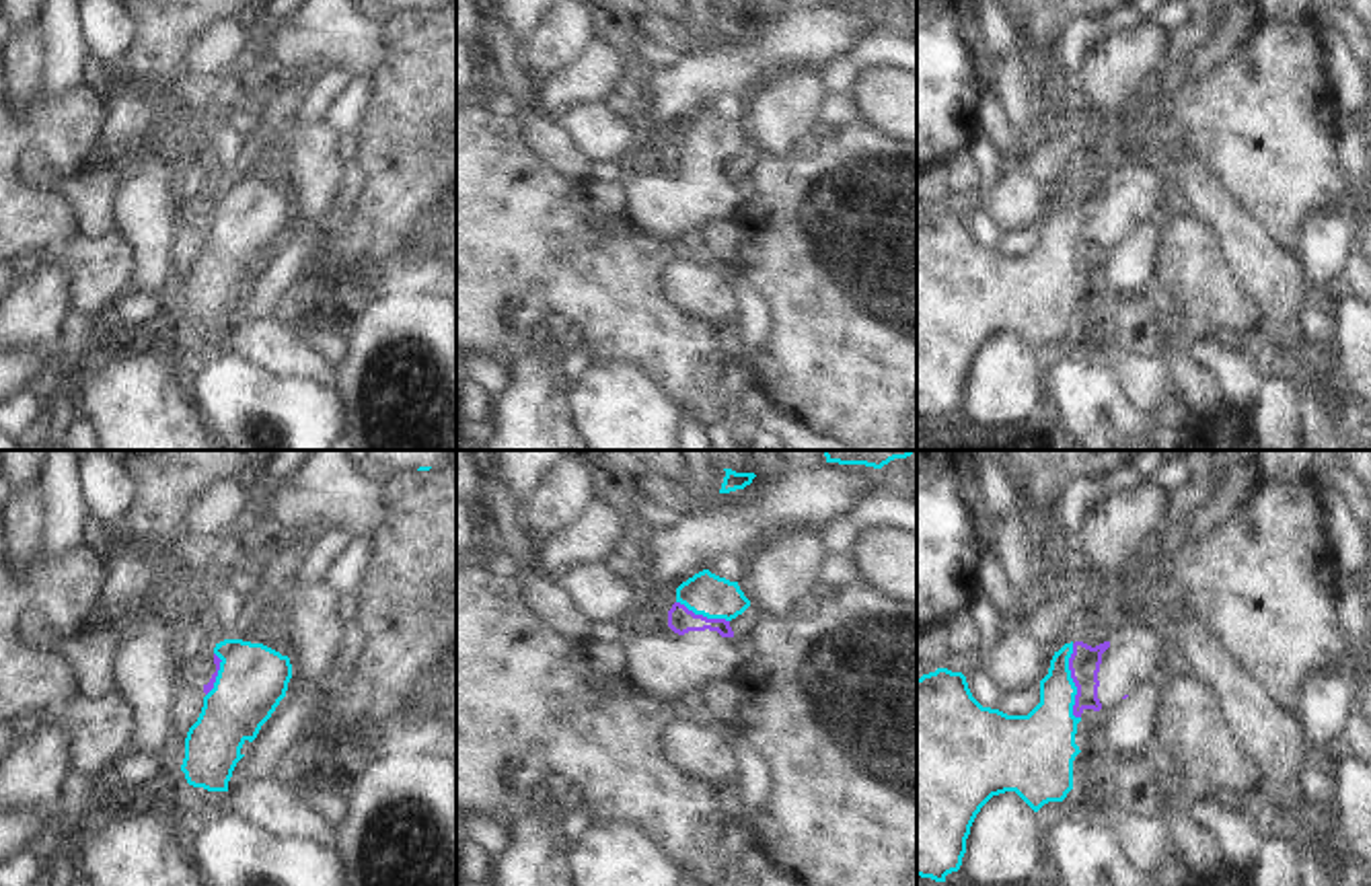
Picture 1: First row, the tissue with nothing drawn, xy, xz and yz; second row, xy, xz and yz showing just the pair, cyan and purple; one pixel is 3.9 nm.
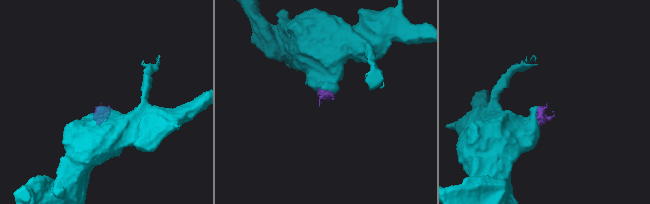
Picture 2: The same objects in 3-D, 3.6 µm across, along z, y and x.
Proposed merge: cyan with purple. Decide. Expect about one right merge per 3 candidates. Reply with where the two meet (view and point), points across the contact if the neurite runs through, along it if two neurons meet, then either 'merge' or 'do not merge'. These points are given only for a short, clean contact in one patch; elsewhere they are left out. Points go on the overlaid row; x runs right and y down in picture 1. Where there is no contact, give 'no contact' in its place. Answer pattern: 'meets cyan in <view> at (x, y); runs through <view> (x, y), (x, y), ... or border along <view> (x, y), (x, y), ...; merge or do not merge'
meets cyan in yz at (1073, 683); runs through yz (1045, 739), (1063, 693), (1073, 683), (1073, 673), (1084, 662); merge

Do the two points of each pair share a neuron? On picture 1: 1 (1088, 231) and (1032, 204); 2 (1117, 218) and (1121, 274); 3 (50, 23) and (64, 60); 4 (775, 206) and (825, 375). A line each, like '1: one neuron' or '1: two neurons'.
1: two neurons
2: two neurons
3: one neuron
4: one neuron

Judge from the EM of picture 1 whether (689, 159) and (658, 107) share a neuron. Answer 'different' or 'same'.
different

